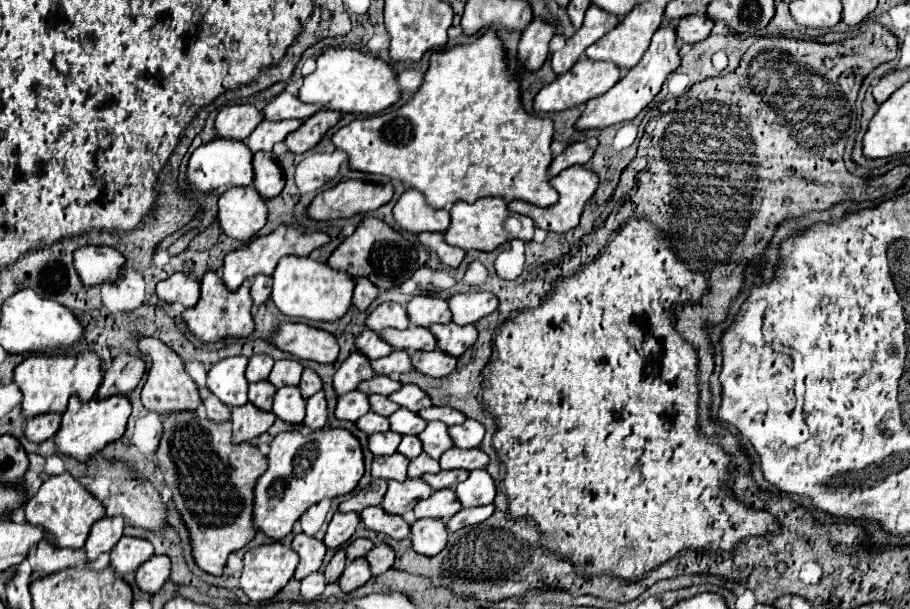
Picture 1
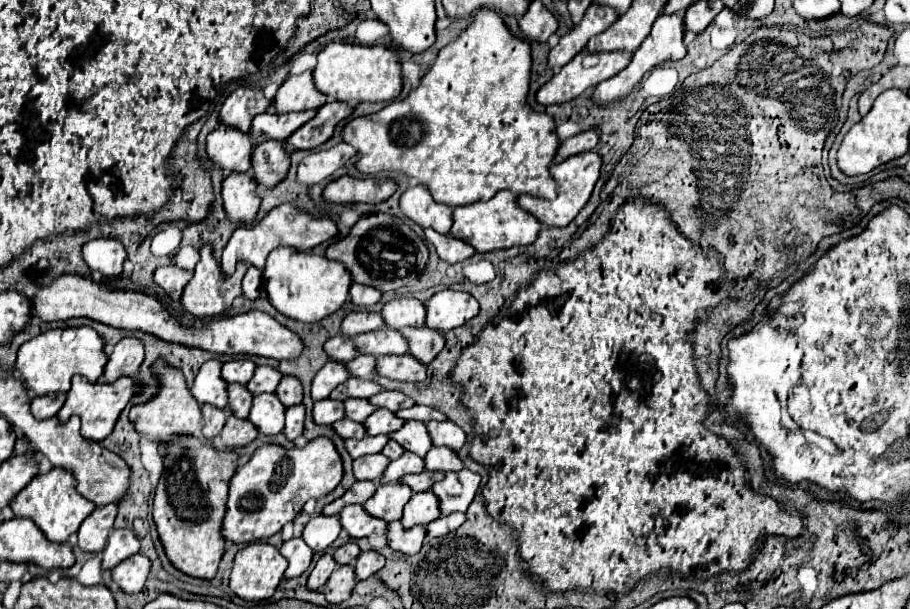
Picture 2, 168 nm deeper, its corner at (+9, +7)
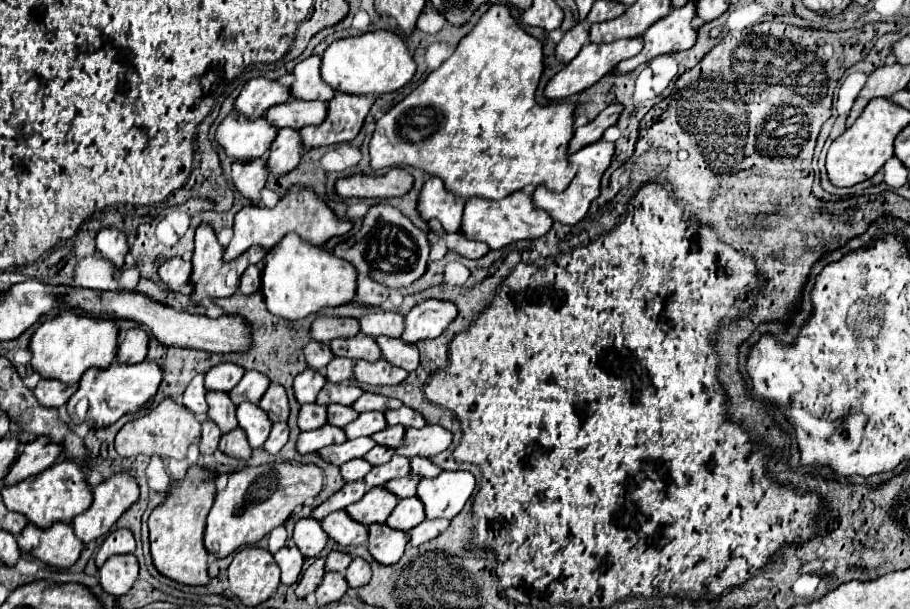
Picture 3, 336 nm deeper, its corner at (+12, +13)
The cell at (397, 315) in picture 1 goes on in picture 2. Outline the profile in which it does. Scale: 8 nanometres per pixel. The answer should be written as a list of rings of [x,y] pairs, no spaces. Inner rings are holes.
[[[361,311],[361,313],[349,313],[343,323],[341,323],[341,335],[345,337],[355,337],[359,333],[369,333],[369,331],[375,331],[375,329],[381,329],[385,323],[381,319],[379,313],[367,313],[367,311]]]

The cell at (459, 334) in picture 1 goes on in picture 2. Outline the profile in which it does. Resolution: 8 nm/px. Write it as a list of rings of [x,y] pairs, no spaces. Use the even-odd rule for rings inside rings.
[[[403,327],[399,333],[409,345],[407,355],[415,357],[423,365],[429,365],[431,359],[445,347],[445,339],[439,331],[427,331],[425,327]]]

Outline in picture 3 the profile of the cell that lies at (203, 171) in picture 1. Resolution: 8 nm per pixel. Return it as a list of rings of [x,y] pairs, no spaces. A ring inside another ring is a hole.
[[[232,111],[218,125],[216,141],[228,157],[238,161],[252,161],[268,151],[268,145],[274,141],[276,133],[276,127],[272,127],[264,117],[248,121],[246,117]]]

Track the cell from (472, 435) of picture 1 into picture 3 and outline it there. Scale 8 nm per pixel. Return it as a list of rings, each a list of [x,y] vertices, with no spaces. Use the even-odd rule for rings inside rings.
[[[424,425],[424,429],[406,429],[404,447],[396,449],[398,455],[434,457],[450,447],[452,433],[440,425]]]

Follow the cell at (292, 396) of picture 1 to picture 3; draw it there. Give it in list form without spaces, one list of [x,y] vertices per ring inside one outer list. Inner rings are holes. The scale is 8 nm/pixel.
[[[244,401],[238,405],[238,425],[246,431],[248,443],[258,449],[268,439],[268,433],[272,429],[272,421],[268,421],[268,413],[260,409],[260,405],[252,405],[250,401]]]

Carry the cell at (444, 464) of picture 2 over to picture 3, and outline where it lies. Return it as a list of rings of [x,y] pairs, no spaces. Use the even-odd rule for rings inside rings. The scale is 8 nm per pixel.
[[[412,457],[410,467],[412,473],[418,473],[422,477],[436,477],[442,471],[442,467],[438,467],[430,457]]]

